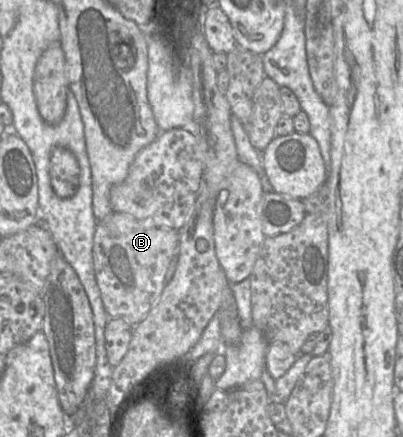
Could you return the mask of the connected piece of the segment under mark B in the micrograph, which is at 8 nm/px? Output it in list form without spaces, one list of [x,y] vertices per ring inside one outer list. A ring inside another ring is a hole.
[[[111,212],[98,221],[94,234],[93,262],[106,312],[137,325],[157,302],[164,289],[169,263],[179,246],[179,230],[143,222],[124,212]]]

